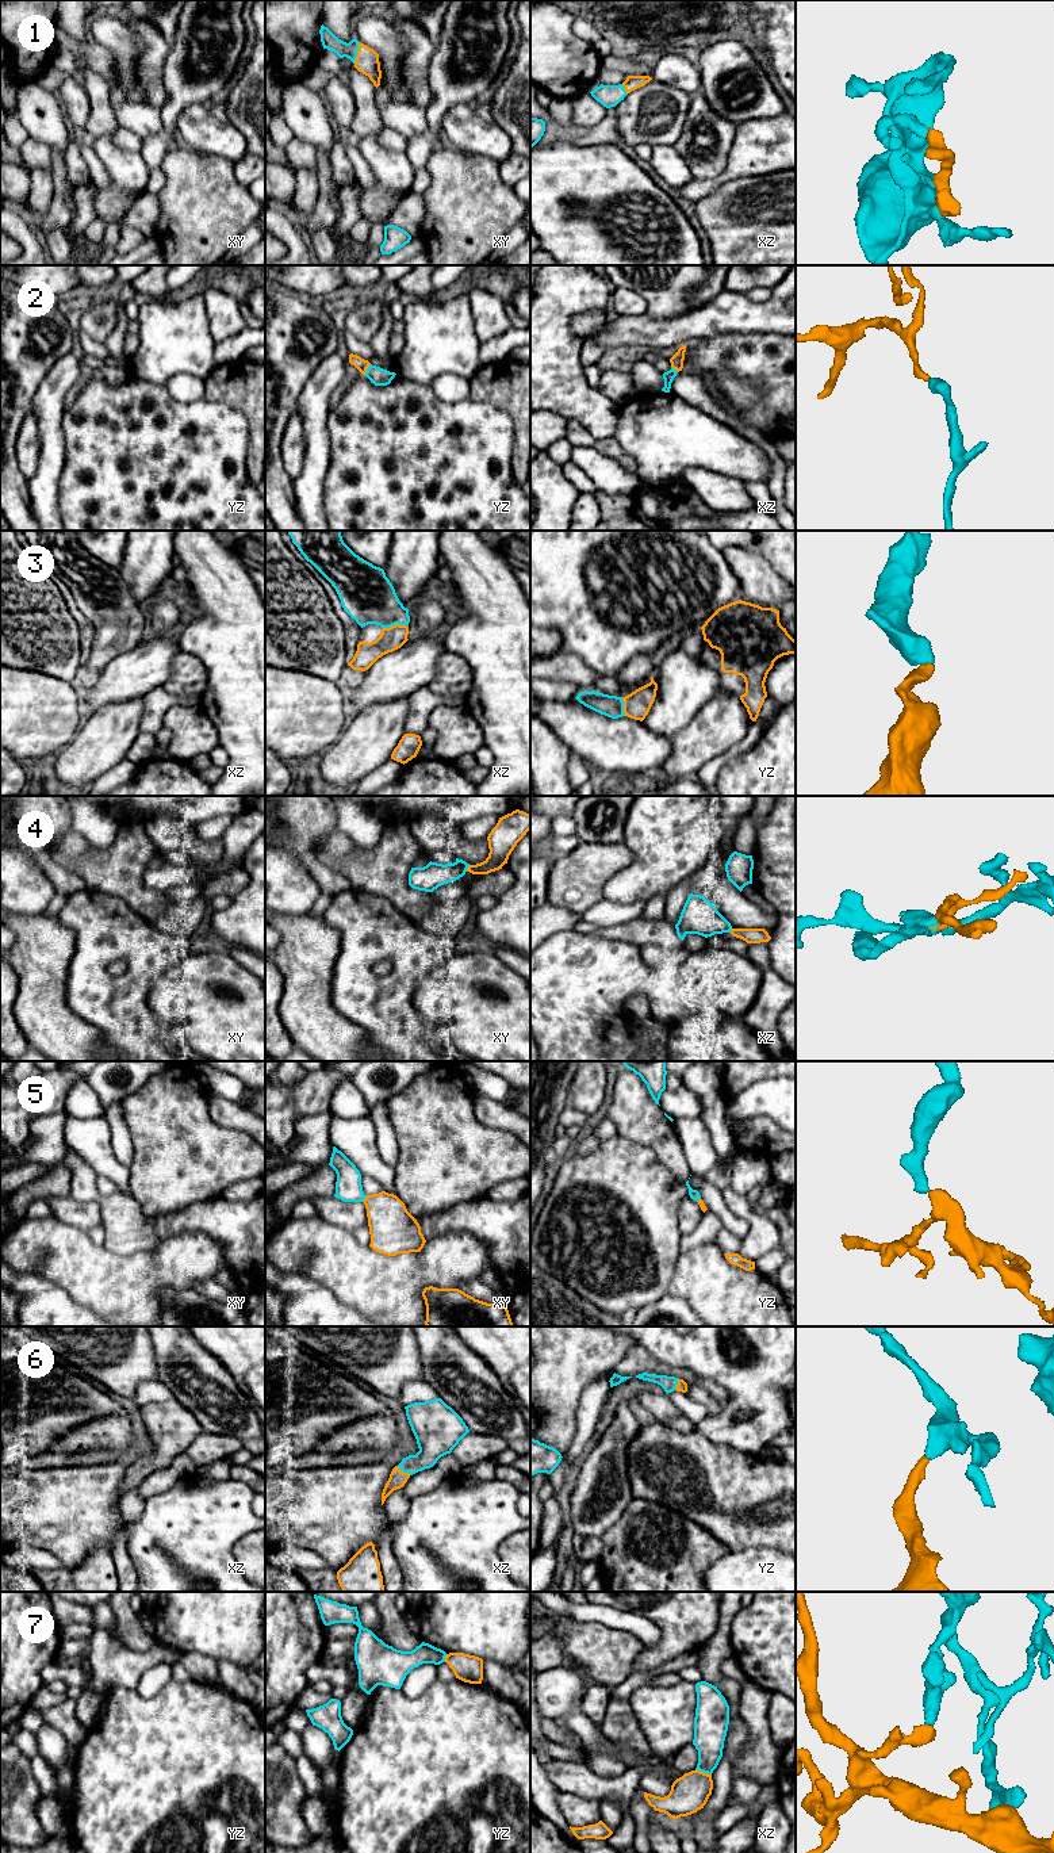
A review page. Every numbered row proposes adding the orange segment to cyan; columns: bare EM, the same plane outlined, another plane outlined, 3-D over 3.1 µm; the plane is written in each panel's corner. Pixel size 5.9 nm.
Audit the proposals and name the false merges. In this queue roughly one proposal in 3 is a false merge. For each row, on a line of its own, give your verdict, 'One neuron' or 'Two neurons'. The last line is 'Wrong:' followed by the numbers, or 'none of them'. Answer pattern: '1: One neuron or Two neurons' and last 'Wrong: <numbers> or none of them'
1: One neuron
2: One neuron
3: One neuron
4: Two neurons
5: One neuron
6: One neuron
7: Two neurons
Wrong: 4, 7

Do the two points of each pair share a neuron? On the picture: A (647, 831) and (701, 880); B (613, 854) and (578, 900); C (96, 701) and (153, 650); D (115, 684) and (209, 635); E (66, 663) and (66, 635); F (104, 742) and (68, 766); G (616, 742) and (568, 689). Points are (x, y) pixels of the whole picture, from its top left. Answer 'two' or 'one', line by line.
A: two
B: one
C: one
D: two
E: one
F: one
G: two

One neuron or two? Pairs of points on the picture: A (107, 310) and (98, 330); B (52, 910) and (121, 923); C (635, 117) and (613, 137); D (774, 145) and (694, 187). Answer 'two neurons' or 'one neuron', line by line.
A: one neuron
B: two neurons
C: two neurons
D: one neuron

